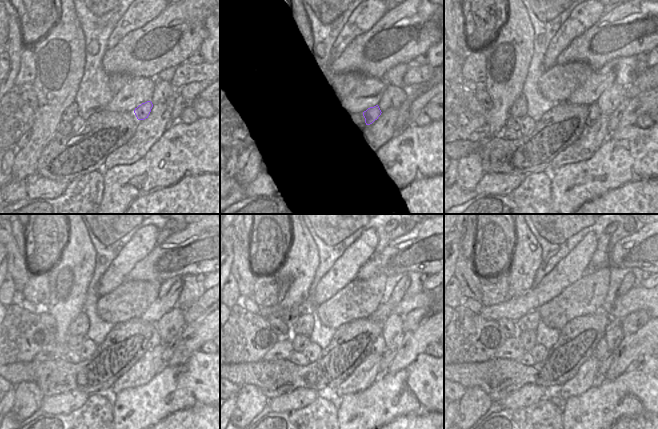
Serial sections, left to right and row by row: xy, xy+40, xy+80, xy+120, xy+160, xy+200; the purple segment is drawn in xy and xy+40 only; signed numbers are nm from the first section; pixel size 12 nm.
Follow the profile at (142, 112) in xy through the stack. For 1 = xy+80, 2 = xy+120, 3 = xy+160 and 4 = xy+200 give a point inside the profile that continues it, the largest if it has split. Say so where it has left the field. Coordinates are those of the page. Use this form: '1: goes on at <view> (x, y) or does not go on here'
1: goes on at xy+80 (595, 113)
2: goes on at xy+120 (155, 340)
3: goes on at xy+160 (378, 347)
4: goes on at xy+200 (602, 349)

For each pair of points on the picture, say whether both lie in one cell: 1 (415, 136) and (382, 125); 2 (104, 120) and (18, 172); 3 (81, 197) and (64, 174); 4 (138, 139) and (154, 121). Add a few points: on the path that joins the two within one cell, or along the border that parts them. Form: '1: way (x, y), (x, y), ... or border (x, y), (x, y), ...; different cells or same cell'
1: border (397, 129), (389, 139), (378, 145); different cells
2: border (51, 140), (38, 159), (36, 172); different cells
3: border (91, 172), (80, 175), (68, 182); different cells
4: way (142, 135), (152, 125); same cell

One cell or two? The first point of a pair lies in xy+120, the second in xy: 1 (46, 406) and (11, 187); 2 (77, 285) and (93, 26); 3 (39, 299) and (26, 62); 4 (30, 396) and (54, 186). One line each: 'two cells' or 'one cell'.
1: one cell
2: two cells
3: one cell
4: two cells

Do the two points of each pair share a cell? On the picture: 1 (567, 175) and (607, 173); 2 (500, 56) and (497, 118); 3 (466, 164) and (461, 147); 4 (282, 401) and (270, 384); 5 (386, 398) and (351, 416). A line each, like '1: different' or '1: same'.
1: same
2: same
3: different
4: different
5: same

